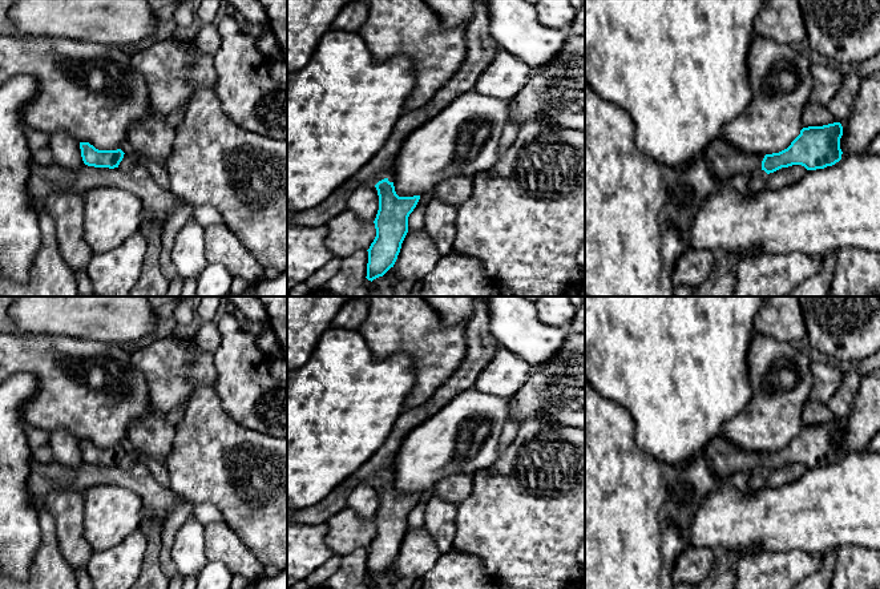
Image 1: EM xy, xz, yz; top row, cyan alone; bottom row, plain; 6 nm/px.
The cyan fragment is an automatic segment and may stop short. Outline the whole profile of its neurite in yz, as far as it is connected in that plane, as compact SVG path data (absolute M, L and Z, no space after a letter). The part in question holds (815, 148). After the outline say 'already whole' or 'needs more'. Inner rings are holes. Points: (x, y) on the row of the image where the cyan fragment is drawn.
M840 122L803 128L787 149L766 156L743 153L722 138L710 144L703 161L723 181L754 170L770 174L792 165L802 165L807 170L824 169L841 160L841 136Z | needs more

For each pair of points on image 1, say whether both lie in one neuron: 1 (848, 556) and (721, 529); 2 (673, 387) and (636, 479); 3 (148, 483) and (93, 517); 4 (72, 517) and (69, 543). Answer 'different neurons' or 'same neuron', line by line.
1: different neurons
2: different neurons
3: different neurons
4: same neuron

